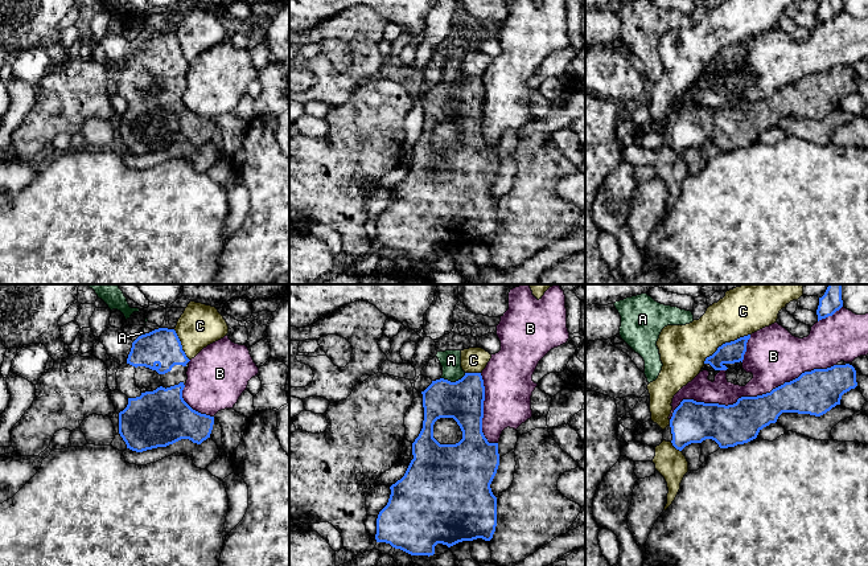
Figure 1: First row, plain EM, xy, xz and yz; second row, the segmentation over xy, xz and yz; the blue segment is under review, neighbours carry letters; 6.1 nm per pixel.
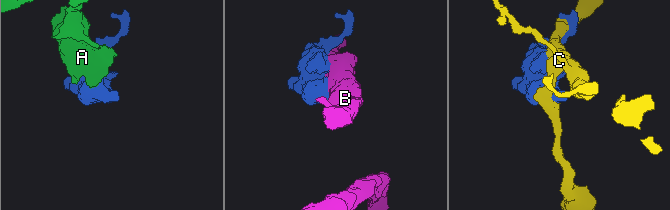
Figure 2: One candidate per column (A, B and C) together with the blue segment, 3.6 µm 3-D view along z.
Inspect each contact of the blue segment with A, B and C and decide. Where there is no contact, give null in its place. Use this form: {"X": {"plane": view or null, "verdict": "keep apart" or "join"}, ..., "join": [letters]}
{"A": {"plane": "xz", "verdict": "keep apart"}, "B": {"plane": "yz", "verdict": "keep apart"}, "C": {"plane": "yz", "verdict": "keep apart"}, "join": []}

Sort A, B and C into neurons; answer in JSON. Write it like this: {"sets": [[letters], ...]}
{"sets": [["A"], ["B"], ["C"]]}

